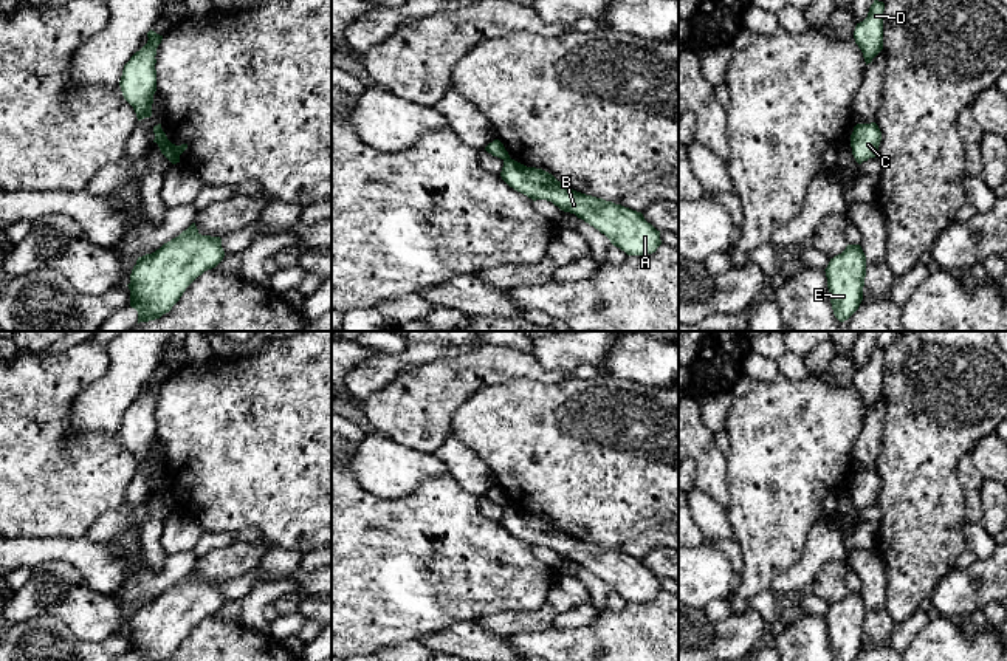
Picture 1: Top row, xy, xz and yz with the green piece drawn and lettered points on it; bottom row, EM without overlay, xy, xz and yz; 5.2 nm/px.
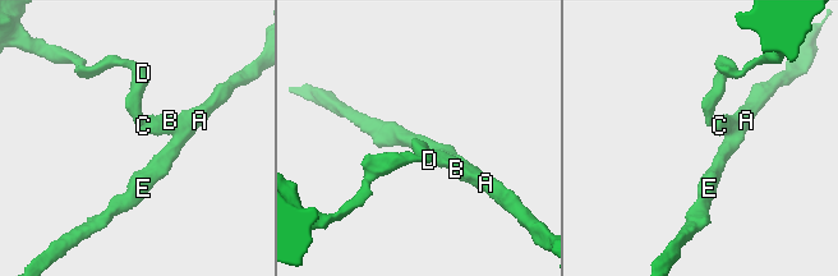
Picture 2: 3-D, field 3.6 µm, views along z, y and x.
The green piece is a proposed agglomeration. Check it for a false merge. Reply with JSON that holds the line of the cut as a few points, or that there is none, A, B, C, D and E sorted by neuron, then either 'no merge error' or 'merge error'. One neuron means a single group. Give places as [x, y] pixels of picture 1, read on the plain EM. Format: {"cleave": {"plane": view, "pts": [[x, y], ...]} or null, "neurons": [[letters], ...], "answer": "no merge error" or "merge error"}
{"cleave": {"plane": "xz", "pts": [[508, 503], [504, 506]]}, "neurons": [["A", "B", "C", "E"], ["D"]], "answer": "merge error"}

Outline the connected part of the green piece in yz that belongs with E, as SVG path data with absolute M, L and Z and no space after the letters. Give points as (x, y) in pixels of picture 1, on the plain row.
M860 591L830 605L826 618L833 661L854 661L863 647L866 602Z

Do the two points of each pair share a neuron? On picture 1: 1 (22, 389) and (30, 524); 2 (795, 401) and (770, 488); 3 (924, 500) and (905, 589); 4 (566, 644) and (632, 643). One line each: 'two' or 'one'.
1: one
2: one
3: one
4: one

